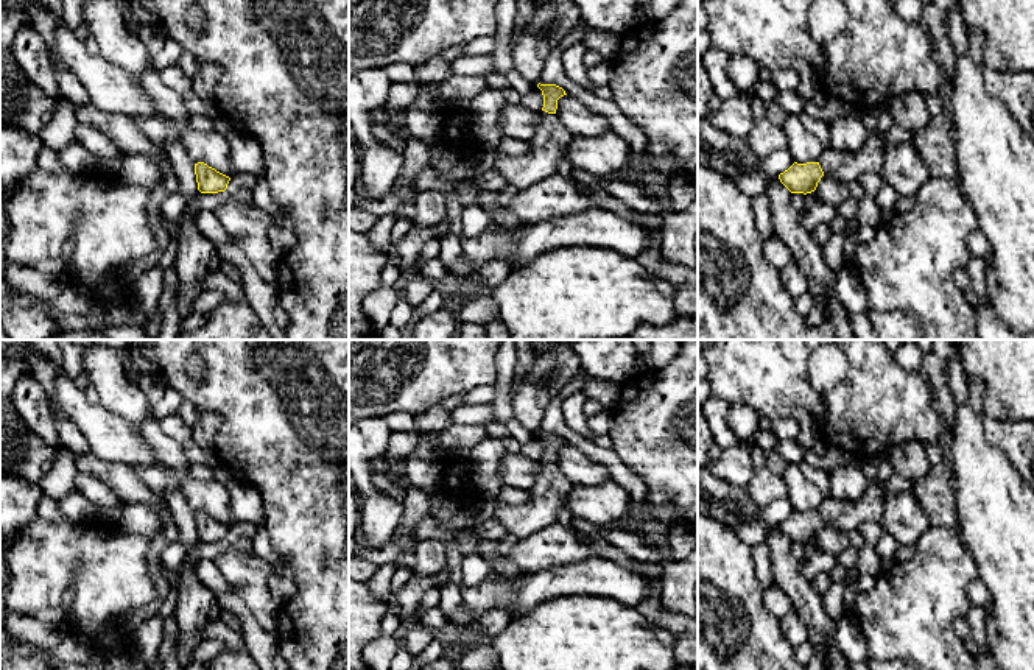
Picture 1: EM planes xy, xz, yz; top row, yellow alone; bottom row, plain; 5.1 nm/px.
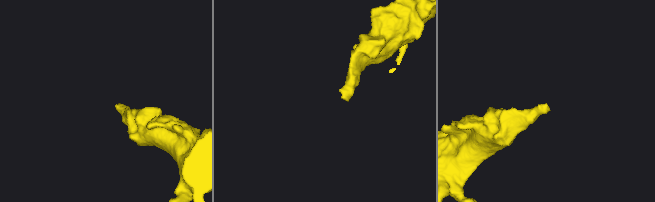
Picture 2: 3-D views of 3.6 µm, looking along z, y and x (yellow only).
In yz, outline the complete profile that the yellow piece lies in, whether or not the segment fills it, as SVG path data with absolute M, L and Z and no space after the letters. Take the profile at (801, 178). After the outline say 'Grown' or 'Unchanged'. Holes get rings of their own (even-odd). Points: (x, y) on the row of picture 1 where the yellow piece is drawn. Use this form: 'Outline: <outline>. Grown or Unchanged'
Outline: M869 132L866 143L853 153L828 146L819 162L794 162L779 175L779 179L791 193L807 195L816 190L824 175L846 184L858 181L863 173L881 175L886 154L885 137L886 134L881 132Z. Grown

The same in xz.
Outline: M537 84L543 95L543 108L539 112L539 123L534 137L528 142L529 151L520 156L495 153L494 170L506 184L526 189L556 173L564 160L564 153L572 134L556 115L557 100L565 90L556 84Z. Grown

